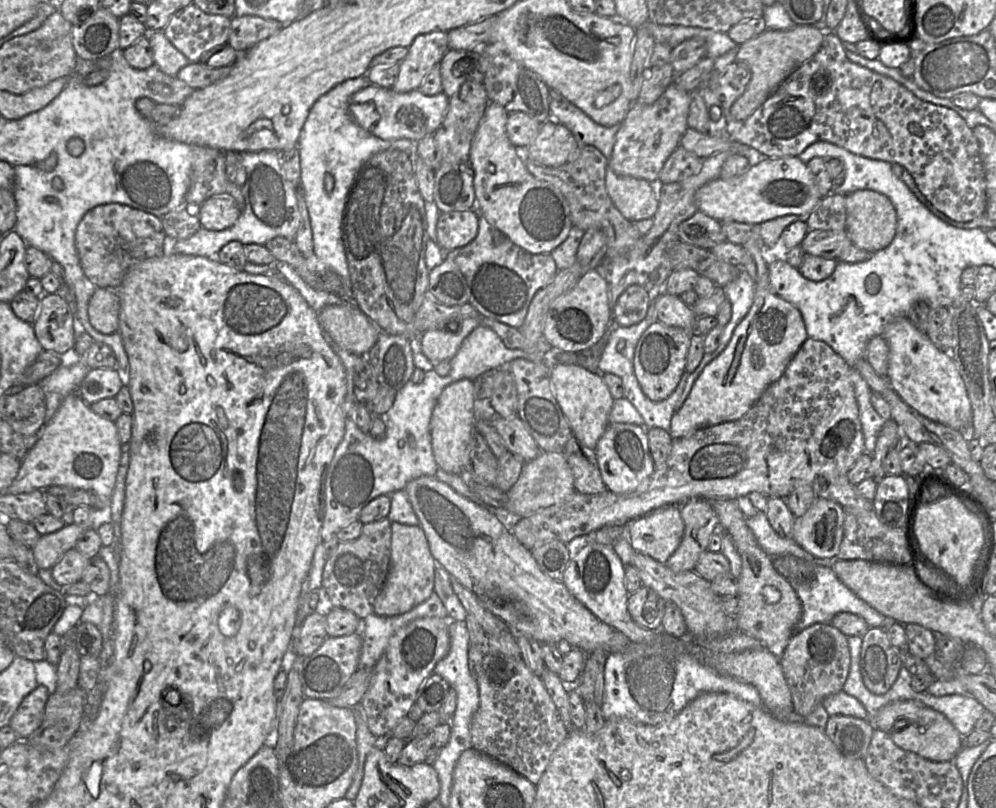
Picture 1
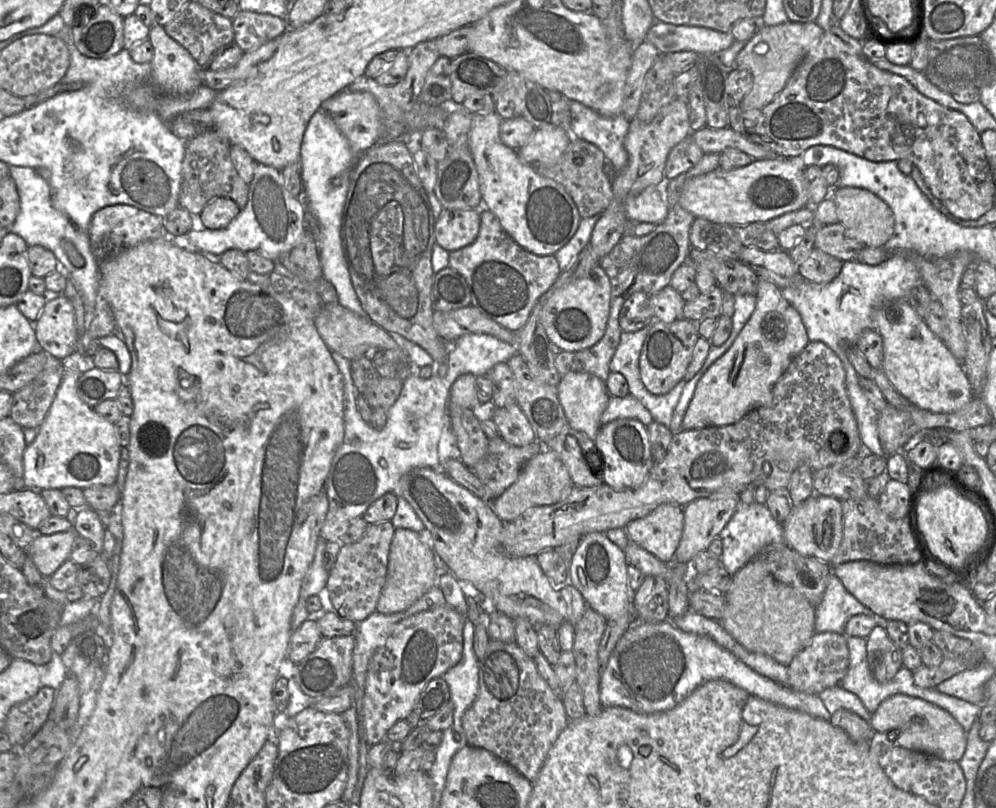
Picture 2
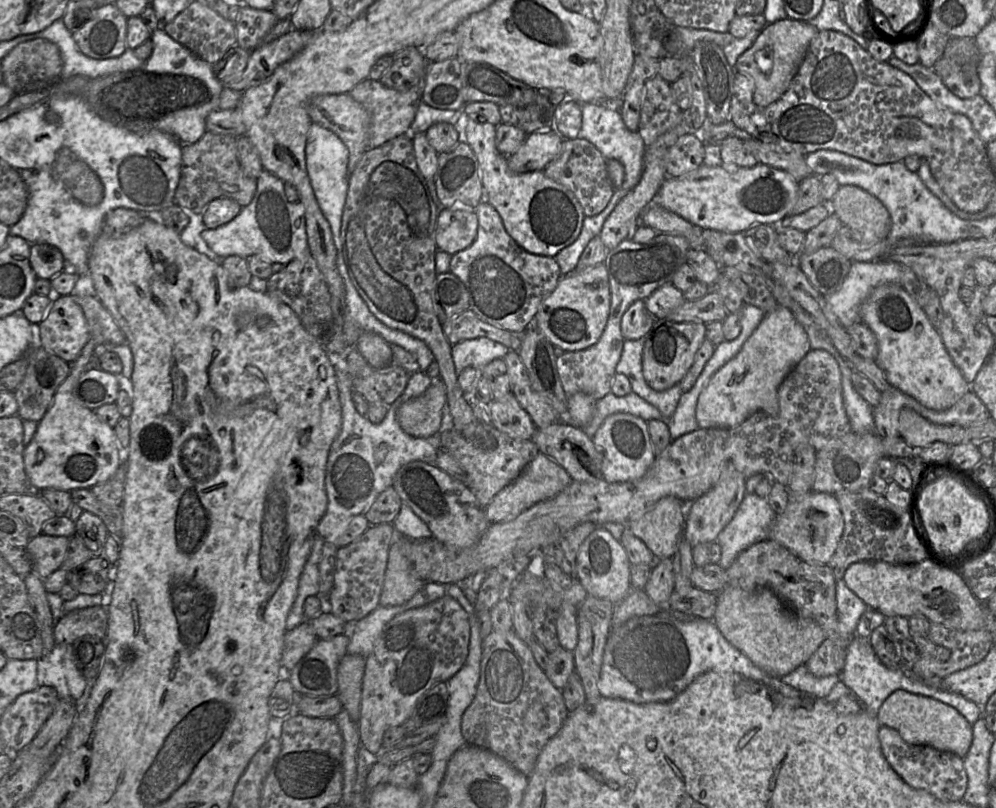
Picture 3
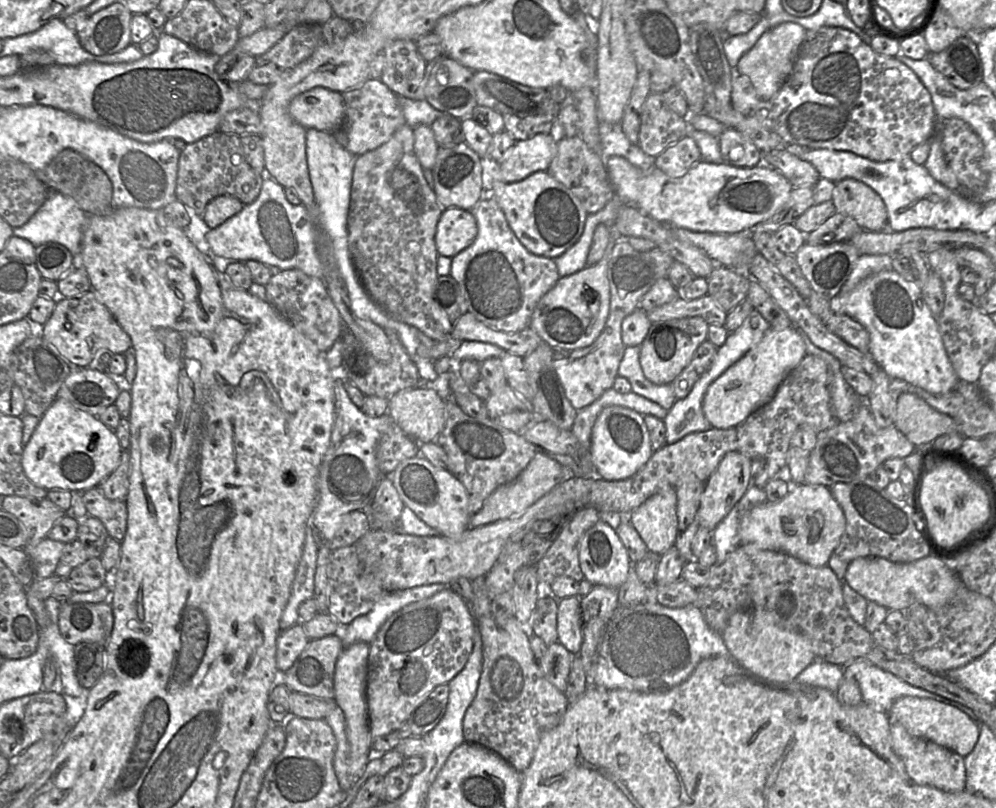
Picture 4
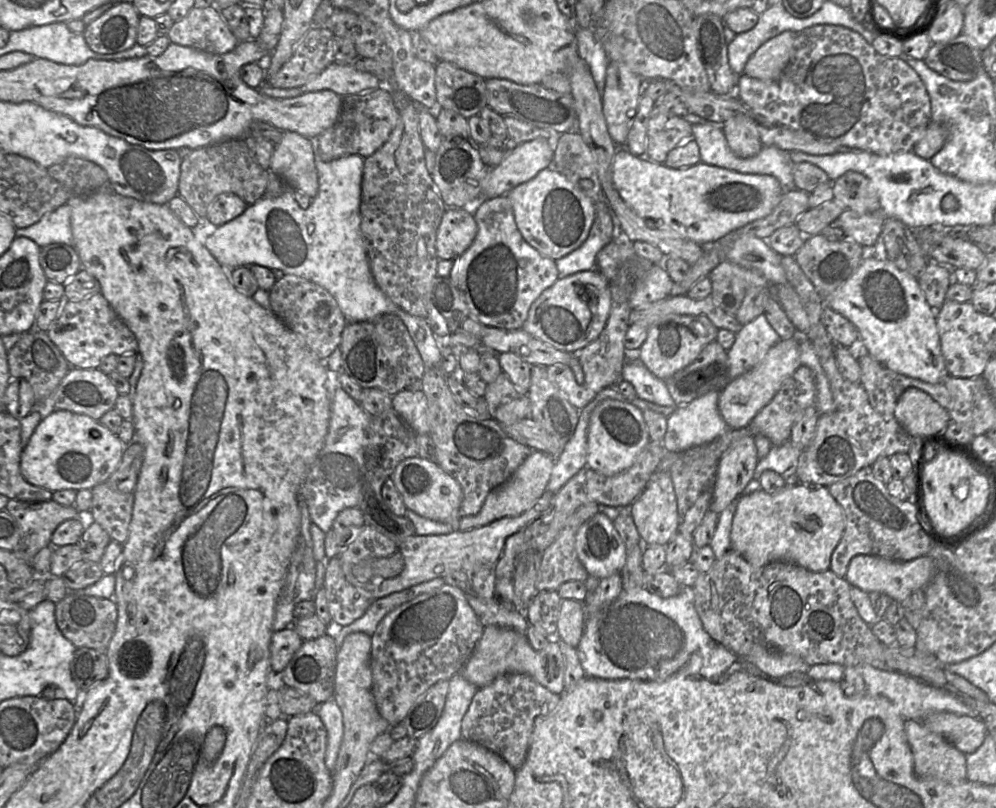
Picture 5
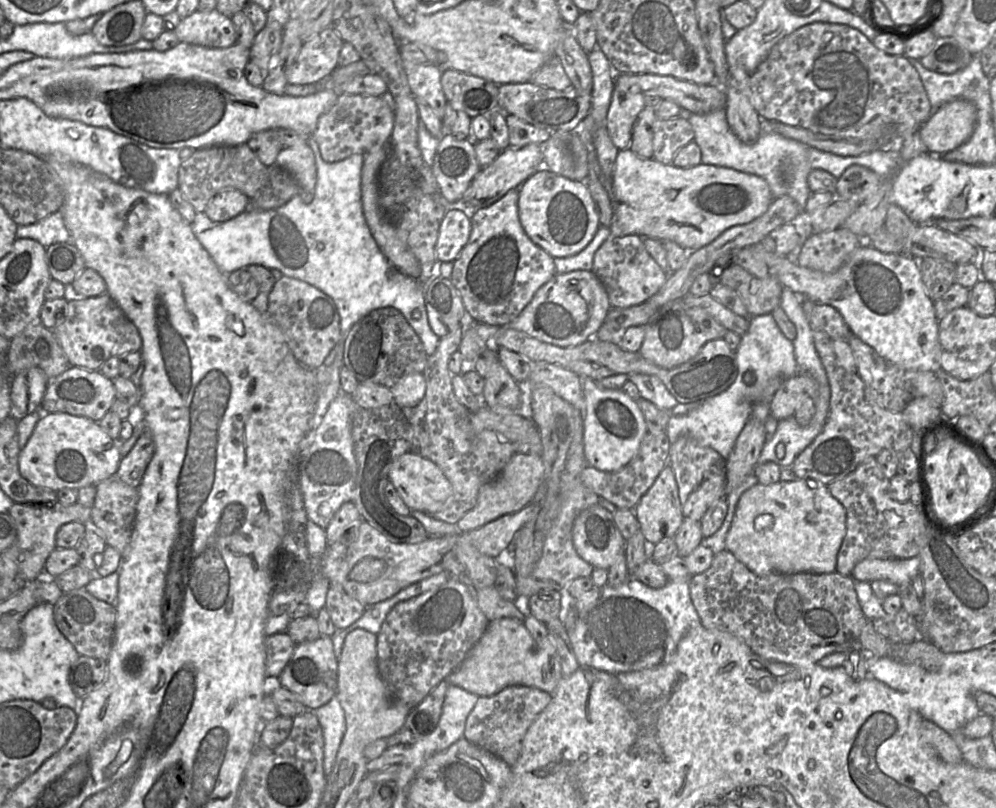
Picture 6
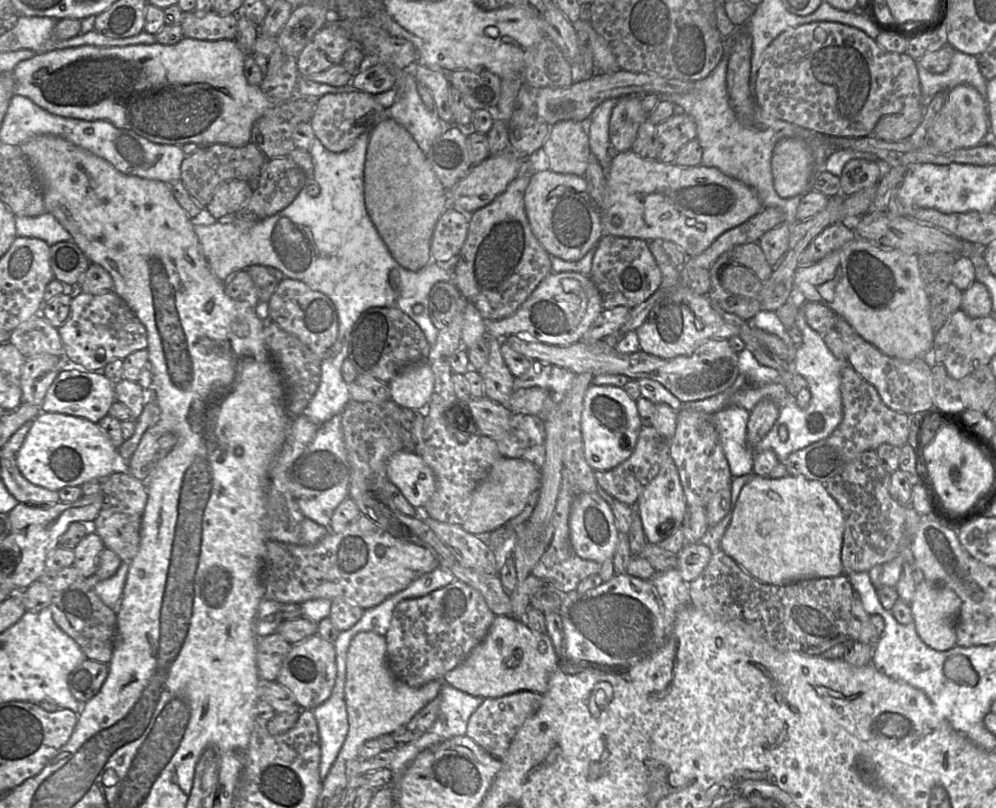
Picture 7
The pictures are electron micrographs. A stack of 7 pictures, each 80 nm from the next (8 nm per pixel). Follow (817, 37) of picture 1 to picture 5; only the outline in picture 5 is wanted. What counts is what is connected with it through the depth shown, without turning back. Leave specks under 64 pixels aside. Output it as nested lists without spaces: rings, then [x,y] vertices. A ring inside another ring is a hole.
[[[784,31],[766,41],[748,59],[743,74],[763,81],[778,79],[792,58],[796,35]]]

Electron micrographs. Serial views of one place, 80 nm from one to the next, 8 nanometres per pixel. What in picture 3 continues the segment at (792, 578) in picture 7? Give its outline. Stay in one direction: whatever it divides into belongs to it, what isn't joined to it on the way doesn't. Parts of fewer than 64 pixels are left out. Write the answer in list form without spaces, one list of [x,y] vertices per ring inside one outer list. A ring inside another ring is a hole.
[[[810,491],[804,495],[791,495],[790,501],[785,511],[776,516],[776,520],[771,528],[770,540],[784,546],[791,553],[803,561],[826,565],[836,551],[844,530],[844,519],[840,509],[840,504],[835,495]]]

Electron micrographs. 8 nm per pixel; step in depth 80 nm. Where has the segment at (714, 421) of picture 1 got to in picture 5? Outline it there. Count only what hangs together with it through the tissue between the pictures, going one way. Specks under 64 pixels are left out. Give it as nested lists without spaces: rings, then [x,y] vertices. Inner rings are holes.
[[[781,339],[764,359],[748,372],[729,381],[719,394],[718,409],[731,429],[746,428],[754,417],[776,396],[784,382],[802,365],[798,339]]]

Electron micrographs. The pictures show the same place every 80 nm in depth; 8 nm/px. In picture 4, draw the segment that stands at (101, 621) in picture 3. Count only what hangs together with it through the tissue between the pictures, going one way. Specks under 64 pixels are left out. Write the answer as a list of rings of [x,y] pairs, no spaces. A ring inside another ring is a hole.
[[[107,602],[61,604],[59,630],[65,641],[74,646],[92,642],[106,648],[113,624],[113,609]]]

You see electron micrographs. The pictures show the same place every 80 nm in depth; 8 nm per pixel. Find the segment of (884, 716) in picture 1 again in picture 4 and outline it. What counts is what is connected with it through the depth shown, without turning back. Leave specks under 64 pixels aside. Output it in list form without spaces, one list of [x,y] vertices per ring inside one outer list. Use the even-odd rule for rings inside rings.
[[[913,696],[900,697],[887,713],[890,724],[899,723],[915,737],[932,741],[965,758],[975,747],[980,733],[980,724],[959,709],[932,699]]]

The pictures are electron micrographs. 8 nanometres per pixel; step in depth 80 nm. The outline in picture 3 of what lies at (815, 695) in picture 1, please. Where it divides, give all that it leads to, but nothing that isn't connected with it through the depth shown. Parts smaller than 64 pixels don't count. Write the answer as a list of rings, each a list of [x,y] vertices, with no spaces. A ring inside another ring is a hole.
[[[826,638],[804,665],[816,677],[840,675],[845,665],[846,652]]]

